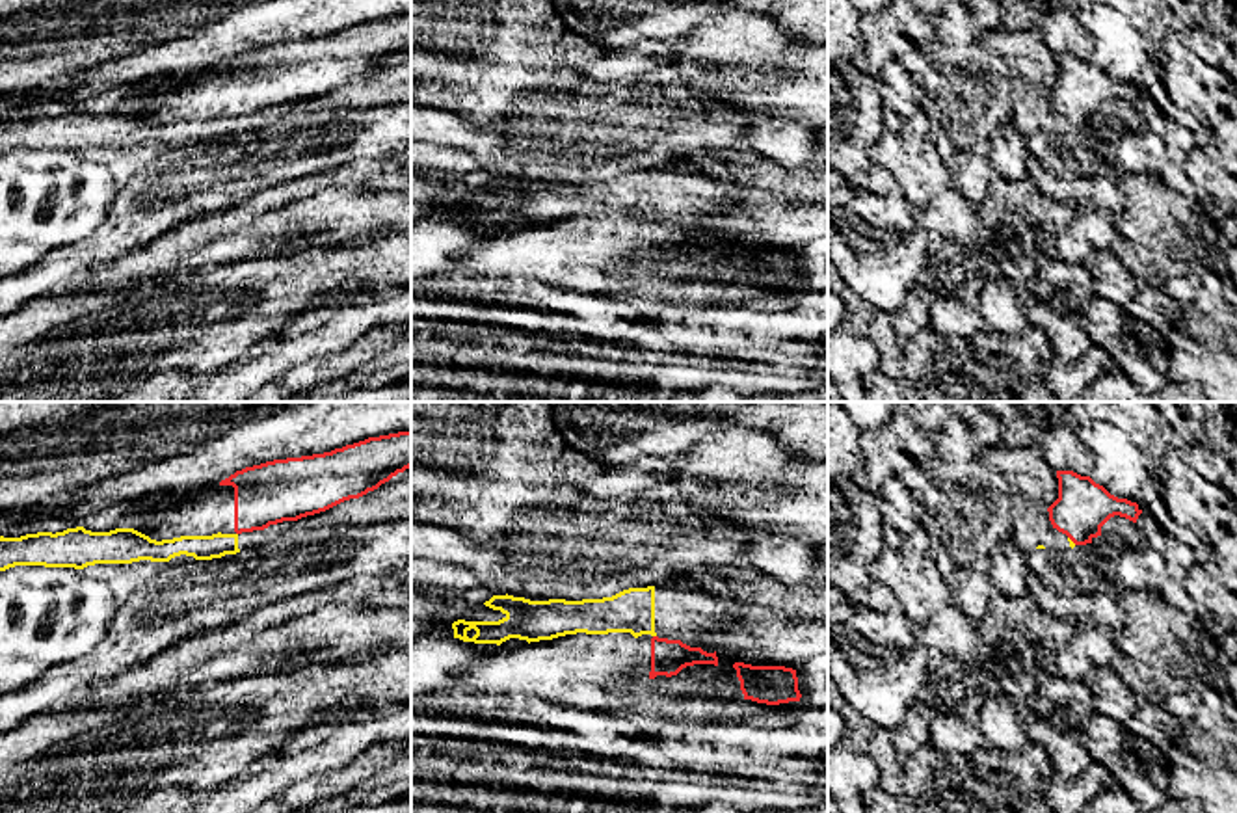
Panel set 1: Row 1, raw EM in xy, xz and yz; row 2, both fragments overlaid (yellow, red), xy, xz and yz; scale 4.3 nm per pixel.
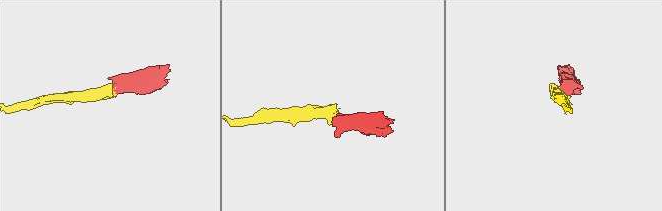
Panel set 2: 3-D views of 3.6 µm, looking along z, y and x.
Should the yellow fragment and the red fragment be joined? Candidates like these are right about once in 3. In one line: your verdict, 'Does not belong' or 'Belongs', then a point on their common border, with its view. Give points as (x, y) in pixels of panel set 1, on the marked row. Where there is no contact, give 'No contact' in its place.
Does not belong. Touches yellow at yz (1070, 540)

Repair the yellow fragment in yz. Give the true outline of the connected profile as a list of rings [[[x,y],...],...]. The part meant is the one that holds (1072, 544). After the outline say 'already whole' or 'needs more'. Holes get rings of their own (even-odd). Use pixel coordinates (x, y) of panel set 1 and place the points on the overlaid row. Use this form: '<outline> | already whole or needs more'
[[[1016,491],[1008,502],[1012,541],[1021,553],[1034,549],[1070,553],[1075,543],[1058,532],[1051,521],[1047,508],[1036,504],[1023,493]]] | needs more

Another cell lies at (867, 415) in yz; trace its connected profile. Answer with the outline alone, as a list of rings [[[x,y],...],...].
[[[835,402],[854,424],[863,430],[876,430],[887,422],[891,415],[893,402]]]

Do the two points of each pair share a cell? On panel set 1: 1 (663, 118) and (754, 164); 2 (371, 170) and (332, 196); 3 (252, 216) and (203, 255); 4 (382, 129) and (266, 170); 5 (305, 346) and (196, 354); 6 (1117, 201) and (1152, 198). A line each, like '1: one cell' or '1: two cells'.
1: two cells
2: two cells
3: two cells
4: one cell
5: two cells
6: two cells

